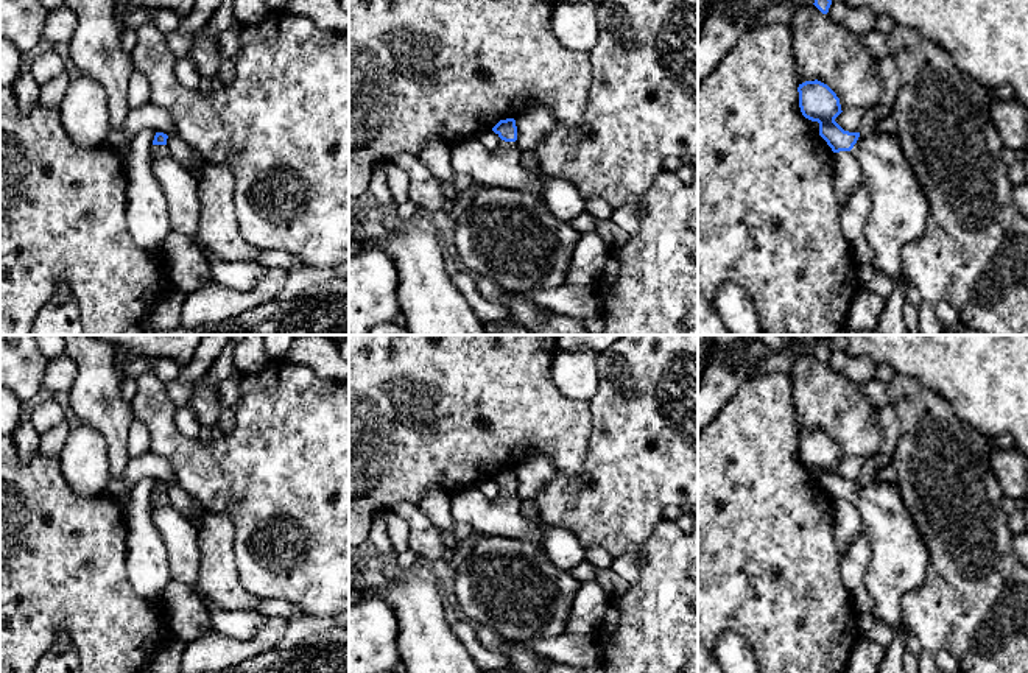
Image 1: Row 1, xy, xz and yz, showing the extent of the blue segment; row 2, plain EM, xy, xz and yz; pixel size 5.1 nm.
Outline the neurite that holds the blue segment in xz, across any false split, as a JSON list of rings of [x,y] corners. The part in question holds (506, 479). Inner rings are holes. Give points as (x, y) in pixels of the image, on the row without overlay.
[[[500,469],[492,480],[502,488],[495,499],[488,499],[478,488],[466,488],[452,495],[456,523],[467,523],[484,537],[520,539],[540,545],[544,522],[522,516],[516,469]]]

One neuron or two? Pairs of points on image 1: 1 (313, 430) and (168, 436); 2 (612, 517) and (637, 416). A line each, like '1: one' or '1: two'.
1: one
2: one

